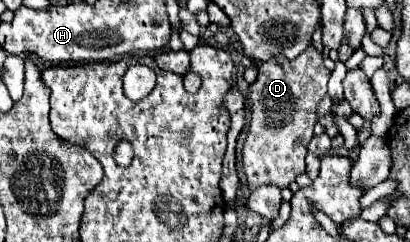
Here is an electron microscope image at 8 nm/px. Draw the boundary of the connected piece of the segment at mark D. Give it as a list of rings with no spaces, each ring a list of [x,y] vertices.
[[[309,44],[295,60],[271,56],[259,66],[257,78],[249,84],[249,132],[243,144],[243,170],[249,190],[273,184],[279,188],[295,182],[305,172],[307,144],[313,138],[317,108],[327,94],[329,70],[323,66],[321,52]]]

